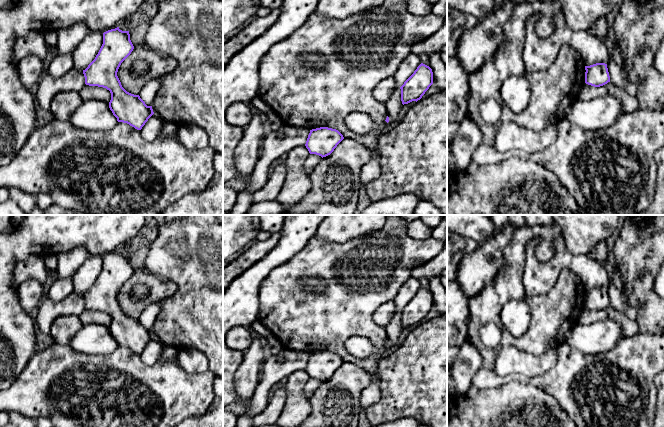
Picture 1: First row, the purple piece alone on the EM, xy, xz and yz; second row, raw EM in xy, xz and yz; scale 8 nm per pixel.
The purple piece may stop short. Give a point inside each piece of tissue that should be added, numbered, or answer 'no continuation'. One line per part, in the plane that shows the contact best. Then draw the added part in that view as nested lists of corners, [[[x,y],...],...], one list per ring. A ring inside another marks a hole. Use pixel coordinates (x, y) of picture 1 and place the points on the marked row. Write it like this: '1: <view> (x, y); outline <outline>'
no continuation

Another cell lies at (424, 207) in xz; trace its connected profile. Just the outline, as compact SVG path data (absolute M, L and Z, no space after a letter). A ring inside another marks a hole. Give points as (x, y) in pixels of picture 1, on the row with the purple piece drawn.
M421 201L415 210L413 215L443 215L441 210L429 201Z

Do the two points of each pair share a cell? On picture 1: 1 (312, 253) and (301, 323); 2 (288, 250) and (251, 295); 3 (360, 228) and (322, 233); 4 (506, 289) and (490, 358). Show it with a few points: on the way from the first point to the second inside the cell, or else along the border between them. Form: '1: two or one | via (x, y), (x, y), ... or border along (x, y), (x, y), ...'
1: one | via (297, 270), (293, 274), (294, 306)
2: one | via (275, 258), (251, 282)
3: one | via (351, 228), (331, 229)
4: one | via (489, 306), (474, 324), (474, 338), (476, 341)

